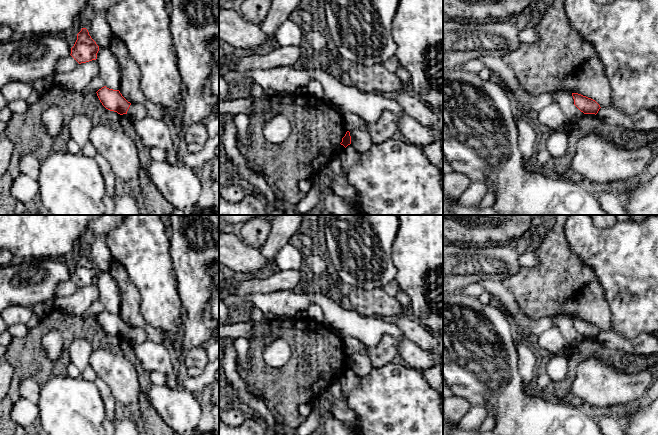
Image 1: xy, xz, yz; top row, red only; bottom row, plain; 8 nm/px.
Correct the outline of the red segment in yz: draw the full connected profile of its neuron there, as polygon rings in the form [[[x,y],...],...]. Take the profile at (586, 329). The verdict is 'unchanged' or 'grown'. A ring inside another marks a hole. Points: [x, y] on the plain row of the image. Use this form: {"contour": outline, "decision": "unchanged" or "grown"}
{"contour": [[[572,317],[574,329],[584,338],[597,338],[600,329],[593,323],[583,320],[578,317]]], "decision": "unchanged"}

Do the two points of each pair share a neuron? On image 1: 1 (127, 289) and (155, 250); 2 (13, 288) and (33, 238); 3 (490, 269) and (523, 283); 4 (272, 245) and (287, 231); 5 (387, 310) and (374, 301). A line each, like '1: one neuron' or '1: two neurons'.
1: two neurons
2: two neurons
3: two neurons
4: one neuron
5: one neuron

